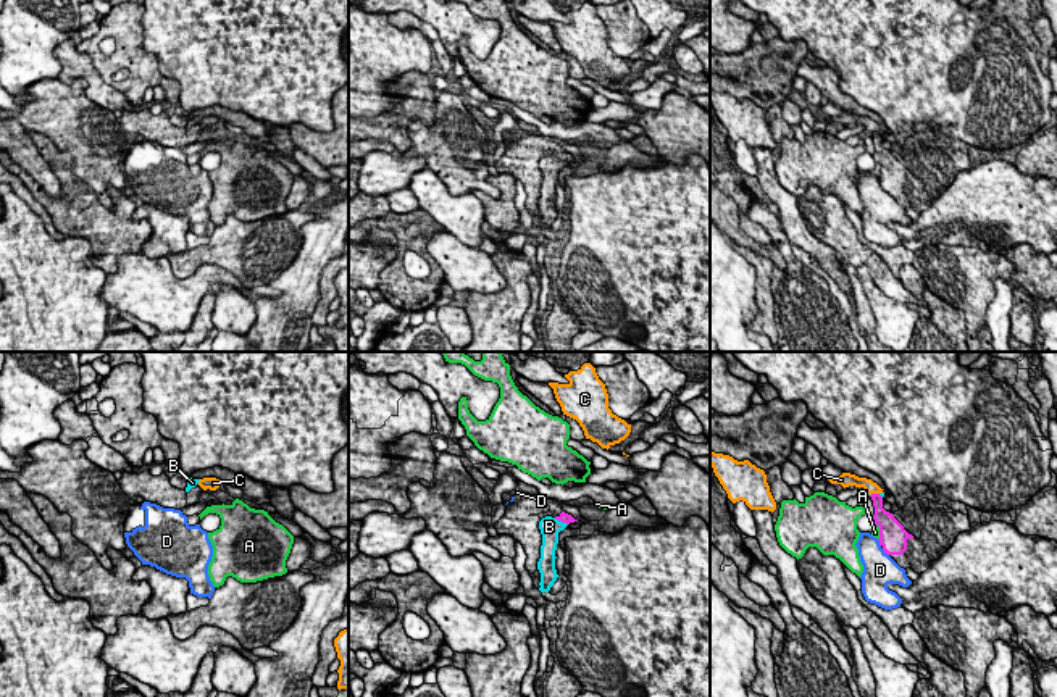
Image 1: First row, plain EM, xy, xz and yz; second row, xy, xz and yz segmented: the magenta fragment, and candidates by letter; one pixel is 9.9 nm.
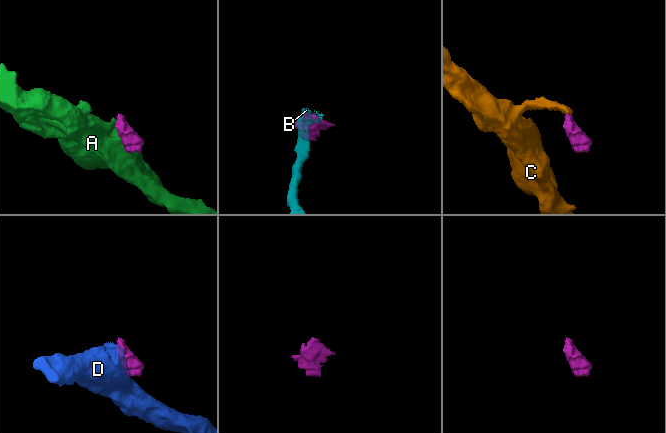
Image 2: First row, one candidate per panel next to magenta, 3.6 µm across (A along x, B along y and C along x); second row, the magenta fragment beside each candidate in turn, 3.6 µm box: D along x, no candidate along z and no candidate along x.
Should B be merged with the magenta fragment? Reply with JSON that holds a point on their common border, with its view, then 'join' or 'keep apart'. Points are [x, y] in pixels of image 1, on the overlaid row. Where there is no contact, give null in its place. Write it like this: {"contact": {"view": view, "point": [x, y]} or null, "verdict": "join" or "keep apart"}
{"contact": {"view": "xz", "point": [560, 520]}, "verdict": "keep apart"}

